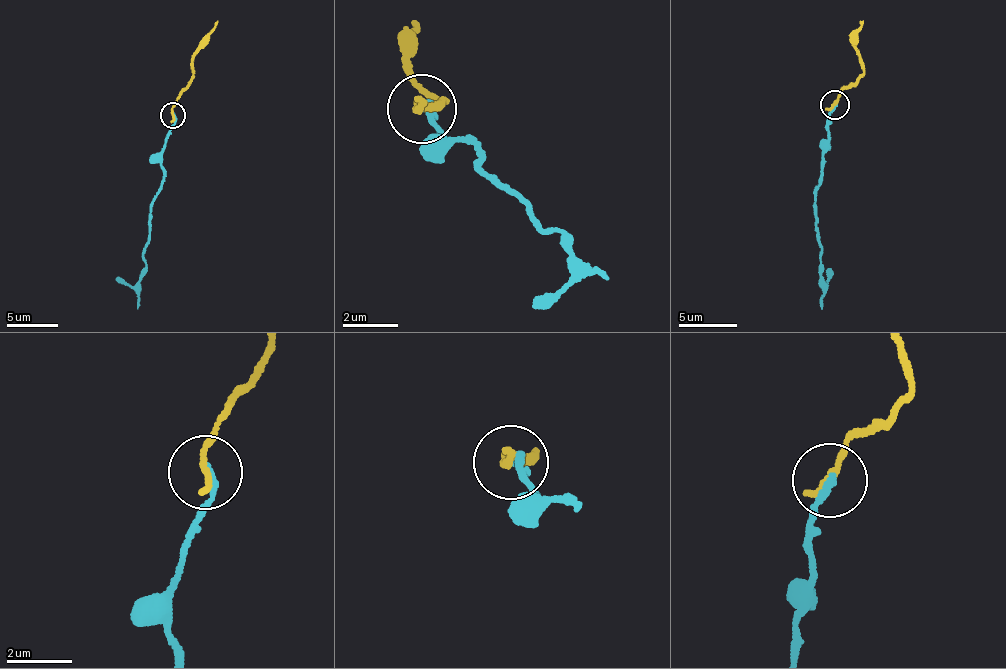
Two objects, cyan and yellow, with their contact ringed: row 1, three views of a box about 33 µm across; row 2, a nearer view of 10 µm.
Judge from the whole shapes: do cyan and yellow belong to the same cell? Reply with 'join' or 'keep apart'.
join

